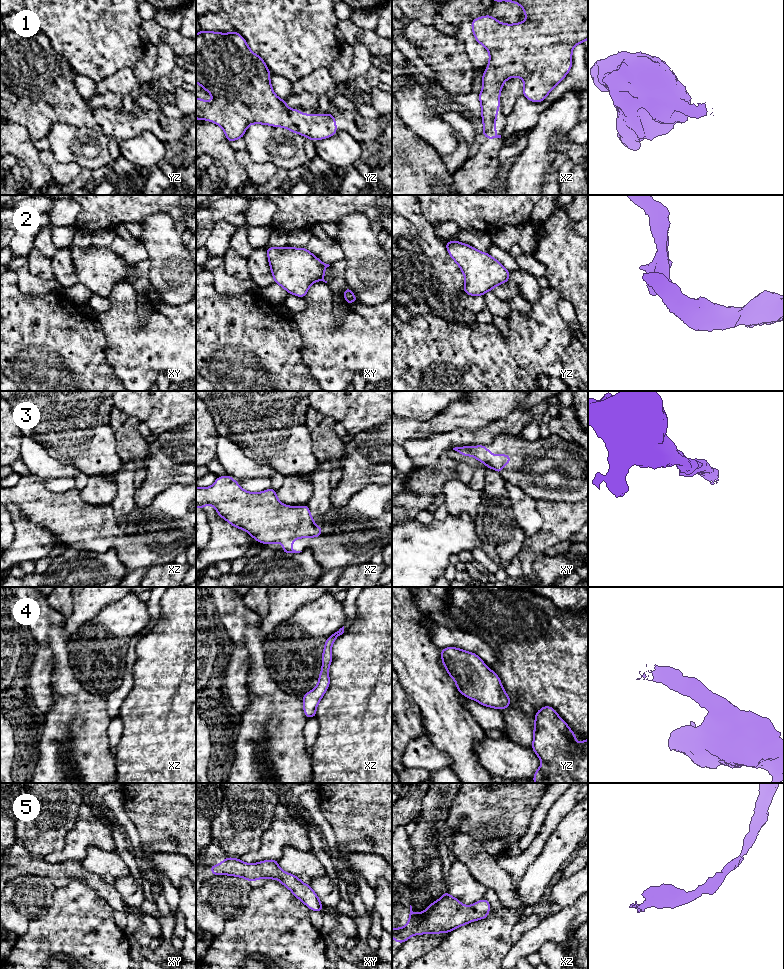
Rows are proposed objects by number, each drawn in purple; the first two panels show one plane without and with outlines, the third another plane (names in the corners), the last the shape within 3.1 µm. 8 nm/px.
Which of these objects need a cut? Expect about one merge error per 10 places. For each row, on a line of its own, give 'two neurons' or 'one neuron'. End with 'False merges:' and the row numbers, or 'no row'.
1: one neuron
2: one neuron
3: one neuron
4: one neuron
5: one neuron
False merges: no row

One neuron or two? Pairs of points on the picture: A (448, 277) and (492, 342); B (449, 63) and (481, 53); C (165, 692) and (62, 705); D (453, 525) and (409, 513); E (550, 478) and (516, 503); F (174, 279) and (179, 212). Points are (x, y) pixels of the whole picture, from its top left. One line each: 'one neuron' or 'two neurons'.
A: two neurons
B: two neurons
C: two neurons
D: two neurons
E: two neurons
F: two neurons

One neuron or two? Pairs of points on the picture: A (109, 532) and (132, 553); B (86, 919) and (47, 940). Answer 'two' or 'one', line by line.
A: one
B: one

